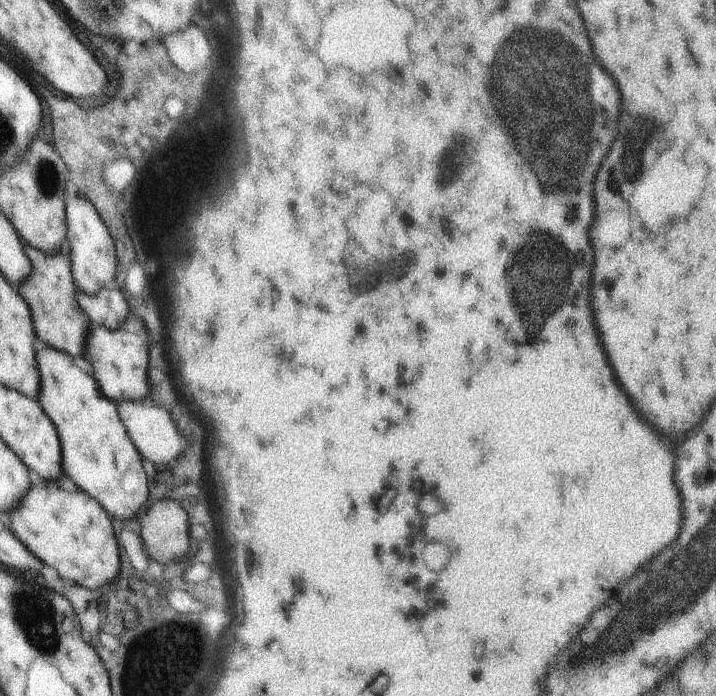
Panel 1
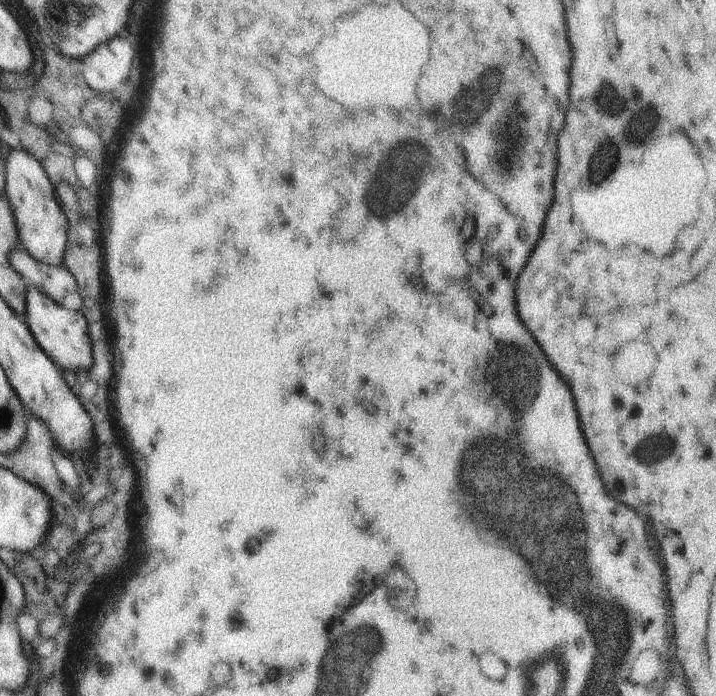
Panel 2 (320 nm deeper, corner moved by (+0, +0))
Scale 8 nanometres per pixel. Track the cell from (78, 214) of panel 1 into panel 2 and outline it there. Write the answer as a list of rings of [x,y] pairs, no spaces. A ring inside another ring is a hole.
[[[12,149],[5,162],[4,176],[5,187],[2,196],[11,206],[20,246],[40,262],[64,267],[68,222],[55,199],[55,190],[45,173],[45,168],[32,153],[24,149]]]

